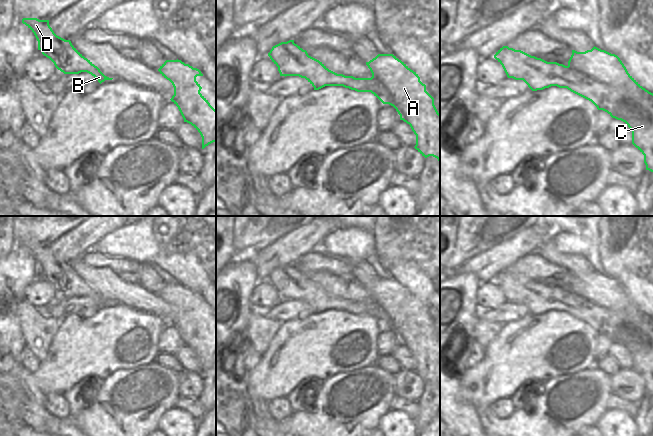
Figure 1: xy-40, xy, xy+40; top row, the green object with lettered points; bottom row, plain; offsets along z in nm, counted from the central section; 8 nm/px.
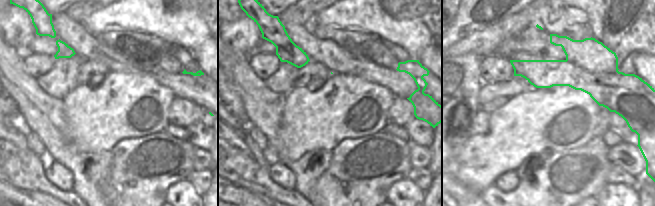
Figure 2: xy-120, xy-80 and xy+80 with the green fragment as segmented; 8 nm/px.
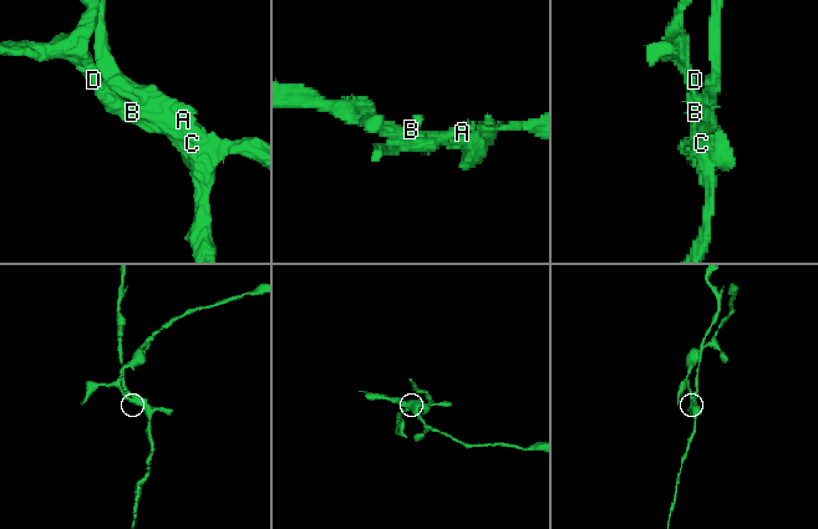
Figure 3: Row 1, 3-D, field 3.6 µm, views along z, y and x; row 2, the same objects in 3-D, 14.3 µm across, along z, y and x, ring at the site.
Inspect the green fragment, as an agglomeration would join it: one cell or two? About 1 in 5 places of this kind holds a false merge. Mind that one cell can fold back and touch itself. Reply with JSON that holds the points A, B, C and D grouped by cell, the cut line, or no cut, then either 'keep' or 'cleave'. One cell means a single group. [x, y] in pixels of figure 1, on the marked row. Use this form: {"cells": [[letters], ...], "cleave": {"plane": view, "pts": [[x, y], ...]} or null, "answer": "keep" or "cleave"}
{"cells": [["A", "C"], ["B", "D"]], "cleave": {"plane": "xy+40", "pts": [[568, 65], [606, 83], [608, 87], [604, 95], [608, 101]]}, "answer": "cleave"}

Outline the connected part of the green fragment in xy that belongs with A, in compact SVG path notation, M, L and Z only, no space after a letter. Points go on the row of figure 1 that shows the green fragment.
M378 54L366 65L372 76L384 85L380 91L384 99L382 103L393 106L400 120L409 124L416 135L414 148L425 158L433 156L440 163L440 114L434 105L434 98L426 91L426 85L420 81L418 74L393 54Z

